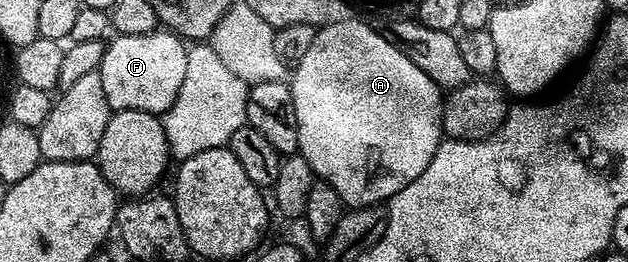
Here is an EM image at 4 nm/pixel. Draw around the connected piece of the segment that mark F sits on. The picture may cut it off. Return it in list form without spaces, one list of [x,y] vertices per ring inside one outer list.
[[[154,30],[147,34],[131,34],[130,36],[114,35],[112,39],[105,45],[105,53],[103,54],[103,62],[99,69],[101,73],[101,81],[103,82],[103,94],[107,98],[107,106],[113,112],[122,112],[123,110],[143,110],[144,112],[151,112],[154,114],[163,114],[173,105],[175,98],[179,98],[179,86],[183,86],[183,74],[187,70],[187,44],[182,37],[178,36],[176,32],[168,30]]]

